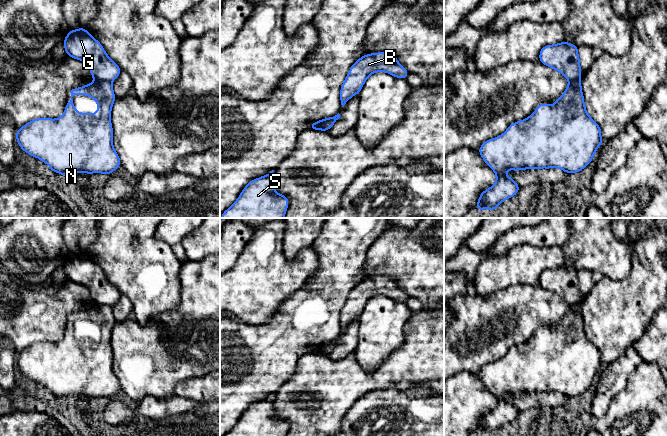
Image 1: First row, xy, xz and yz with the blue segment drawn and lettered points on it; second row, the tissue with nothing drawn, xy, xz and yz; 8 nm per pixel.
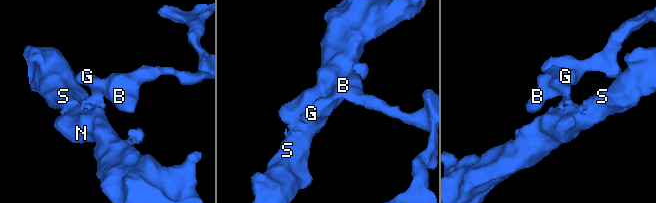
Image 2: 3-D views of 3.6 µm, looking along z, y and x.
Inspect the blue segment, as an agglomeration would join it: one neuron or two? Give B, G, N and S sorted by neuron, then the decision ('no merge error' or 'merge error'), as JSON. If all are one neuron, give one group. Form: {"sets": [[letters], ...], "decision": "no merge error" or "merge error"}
{"sets": [["B", "G"], ["N", "S"]], "decision": "merge error"}

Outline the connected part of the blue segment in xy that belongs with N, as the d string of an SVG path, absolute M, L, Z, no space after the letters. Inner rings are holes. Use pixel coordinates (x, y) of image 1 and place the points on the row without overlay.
M94 304L92 307L88 308L88 309L85 309L85 310L82 310L79 312L74 312L71 314L71 324L66 327L64 338L60 342L57 342L57 343L38 342L38 343L34 343L28 347L26 347L23 351L19 352L16 356L17 367L19 368L19 370L21 371L21 373L23 375L25 375L26 377L28 377L31 380L34 380L34 381L42 384L44 387L49 389L52 396L57 396L64 400L68 400L70 398L77 397L77 396L84 396L86 398L103 397L103 398L109 399L110 397L112 397L114 394L116 394L121 389L119 379L117 378L117 376L115 375L115 373L113 371L113 366L112 366L113 353L112 353L112 347L110 345L111 334L112 334L112 330L113 330L115 323L116 323L116 320L113 316L112 308L111 308L111 306L108 306L108 305ZM75 318L87 319L87 320L91 321L92 323L94 323L97 326L98 334L94 338L79 337L75 333L73 323L72 323L72 321Z

